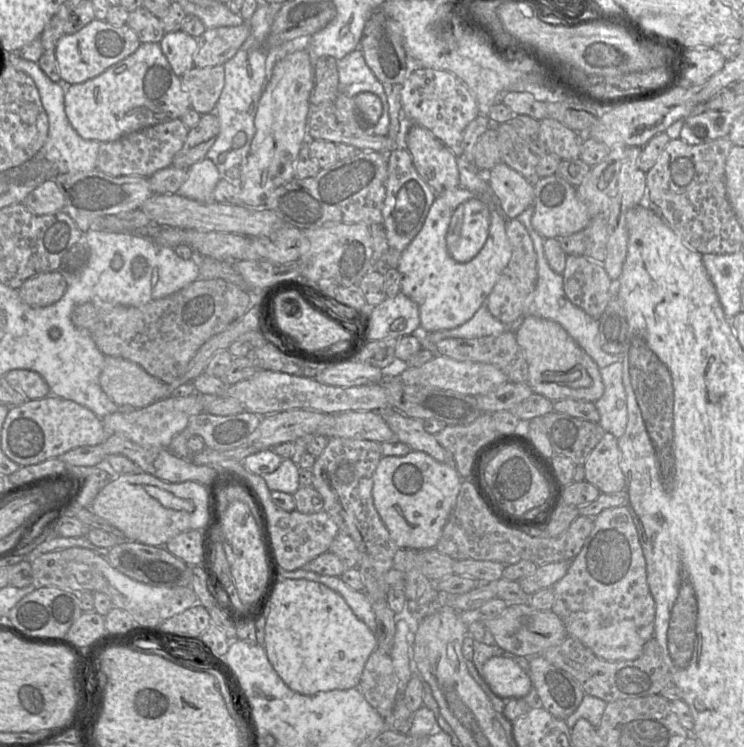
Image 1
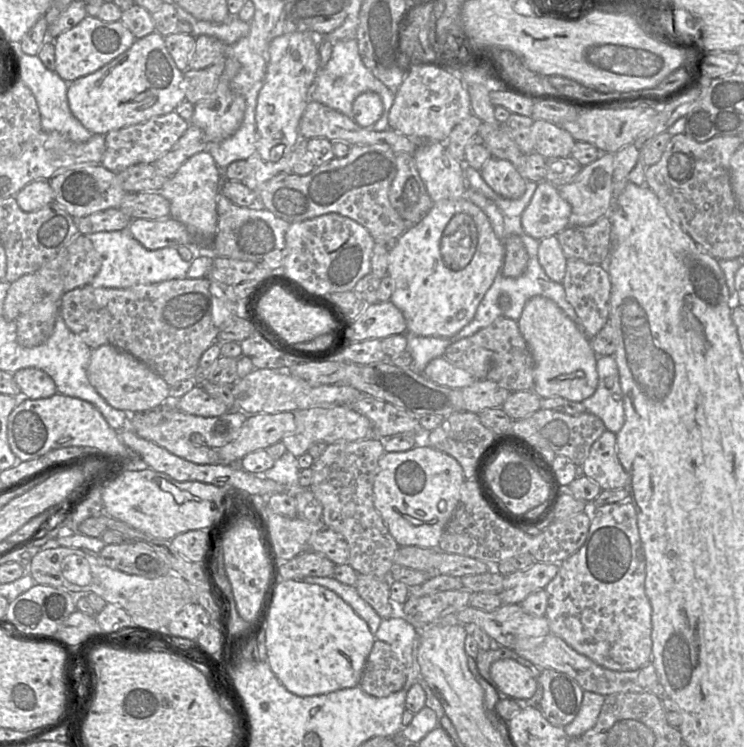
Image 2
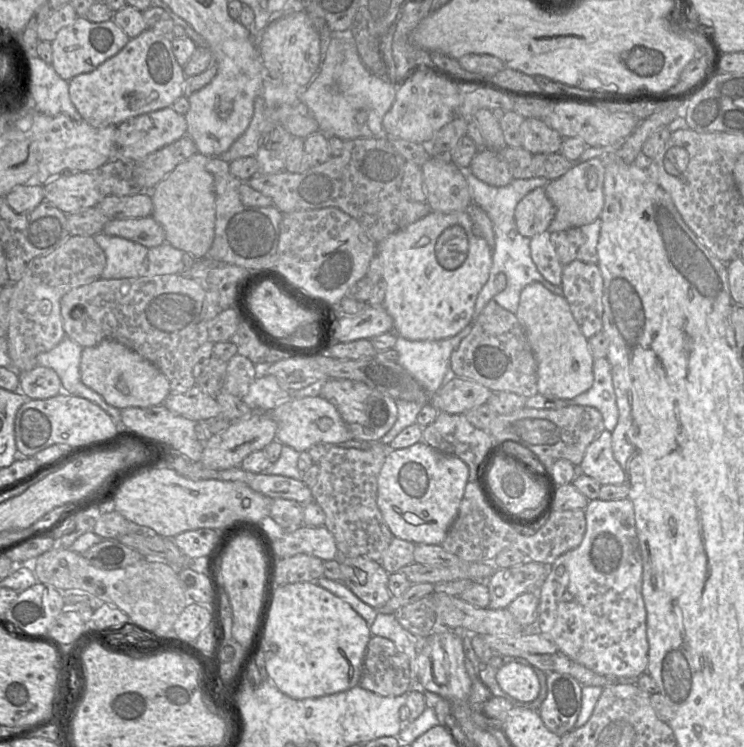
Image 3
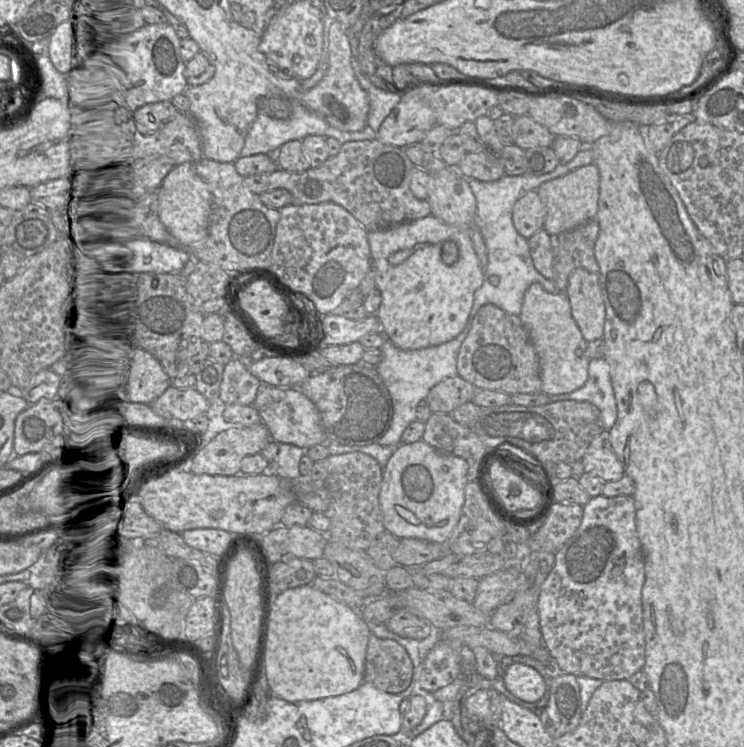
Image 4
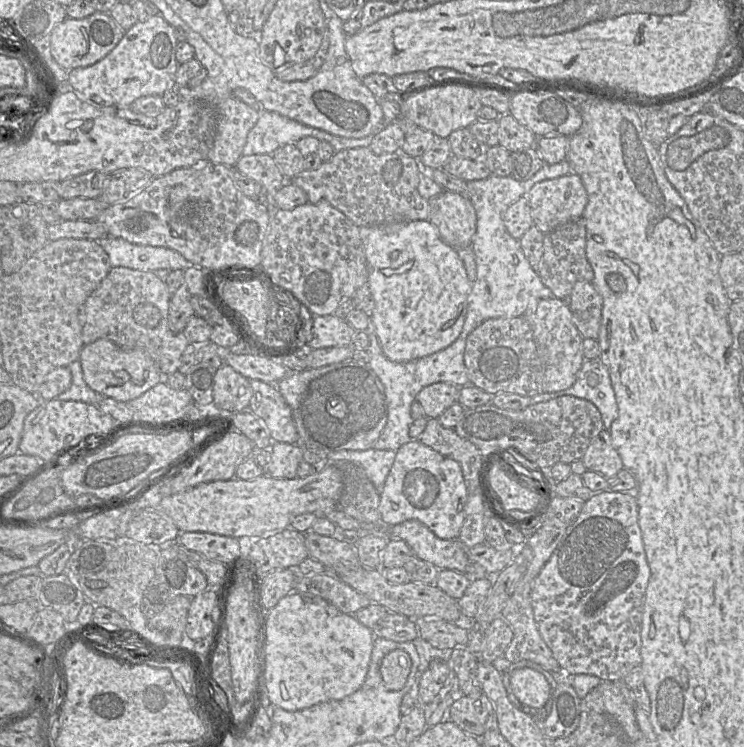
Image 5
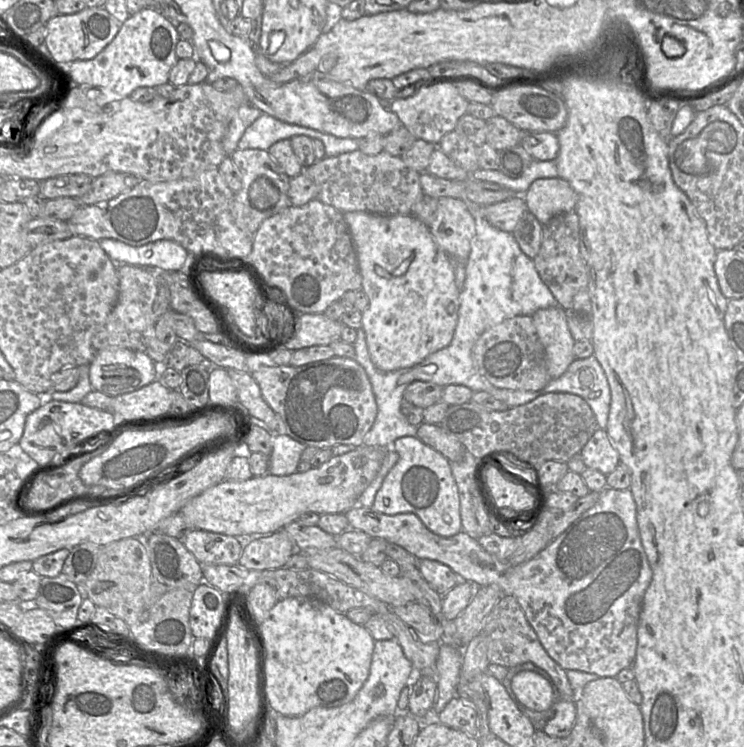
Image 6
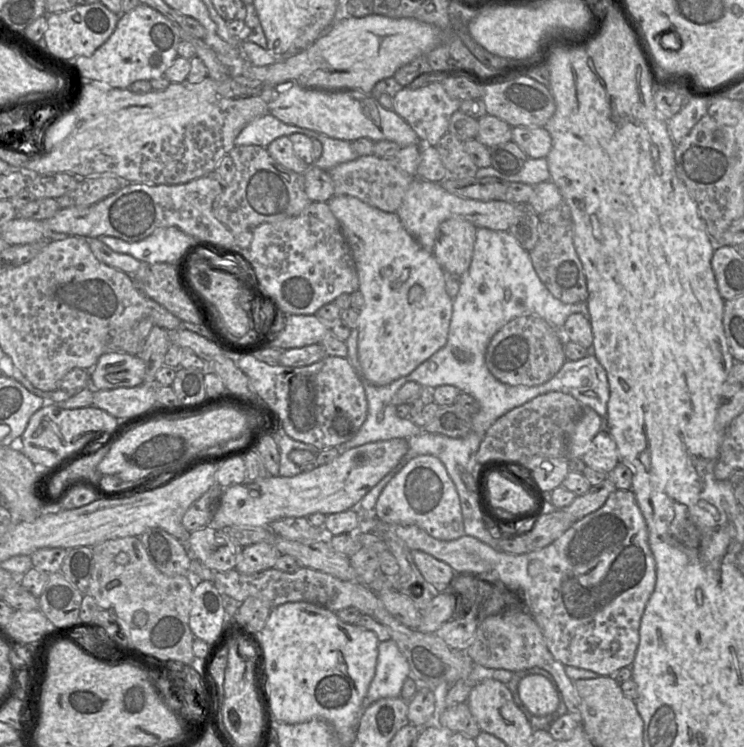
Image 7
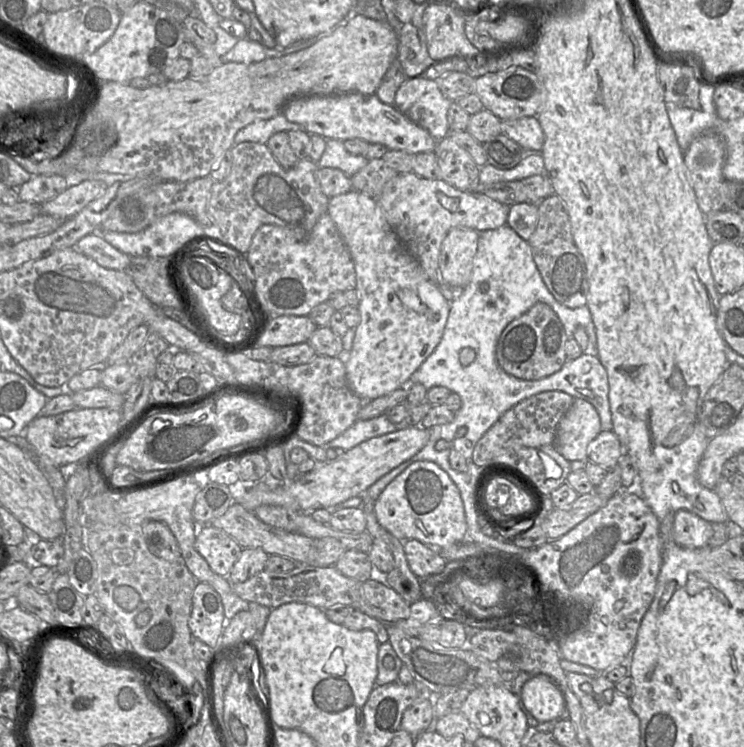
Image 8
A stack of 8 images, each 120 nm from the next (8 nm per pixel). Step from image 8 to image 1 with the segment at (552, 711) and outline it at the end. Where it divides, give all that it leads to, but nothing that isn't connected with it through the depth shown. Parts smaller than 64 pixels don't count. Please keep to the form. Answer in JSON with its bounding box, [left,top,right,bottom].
[482,656,532,698]

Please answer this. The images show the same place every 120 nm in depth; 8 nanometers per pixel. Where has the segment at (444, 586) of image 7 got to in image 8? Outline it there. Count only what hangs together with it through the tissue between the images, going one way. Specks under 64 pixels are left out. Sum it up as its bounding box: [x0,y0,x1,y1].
[403,540,447,579]

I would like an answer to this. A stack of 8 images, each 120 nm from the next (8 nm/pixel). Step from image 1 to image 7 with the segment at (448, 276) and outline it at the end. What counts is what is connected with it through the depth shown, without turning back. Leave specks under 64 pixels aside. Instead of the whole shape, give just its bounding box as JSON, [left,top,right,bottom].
[327,195,453,386]

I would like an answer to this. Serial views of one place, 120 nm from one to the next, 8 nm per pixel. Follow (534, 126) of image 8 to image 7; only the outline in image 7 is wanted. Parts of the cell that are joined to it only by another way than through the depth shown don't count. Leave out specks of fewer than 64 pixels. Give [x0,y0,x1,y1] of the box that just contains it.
[511,127,552,158]

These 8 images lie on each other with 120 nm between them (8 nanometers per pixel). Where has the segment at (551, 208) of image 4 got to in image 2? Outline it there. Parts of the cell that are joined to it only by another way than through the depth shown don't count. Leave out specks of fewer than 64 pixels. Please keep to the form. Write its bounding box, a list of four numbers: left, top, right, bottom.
[558,153,615,226]

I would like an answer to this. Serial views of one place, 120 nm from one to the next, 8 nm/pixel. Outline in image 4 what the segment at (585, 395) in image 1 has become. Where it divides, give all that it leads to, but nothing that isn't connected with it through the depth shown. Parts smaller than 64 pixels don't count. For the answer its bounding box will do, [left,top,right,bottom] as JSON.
[519,283,588,395]

